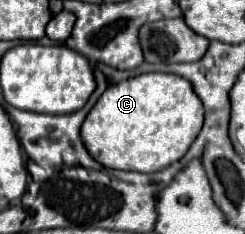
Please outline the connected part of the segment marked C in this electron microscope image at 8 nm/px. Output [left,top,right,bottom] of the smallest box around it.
[80,73,204,173]

